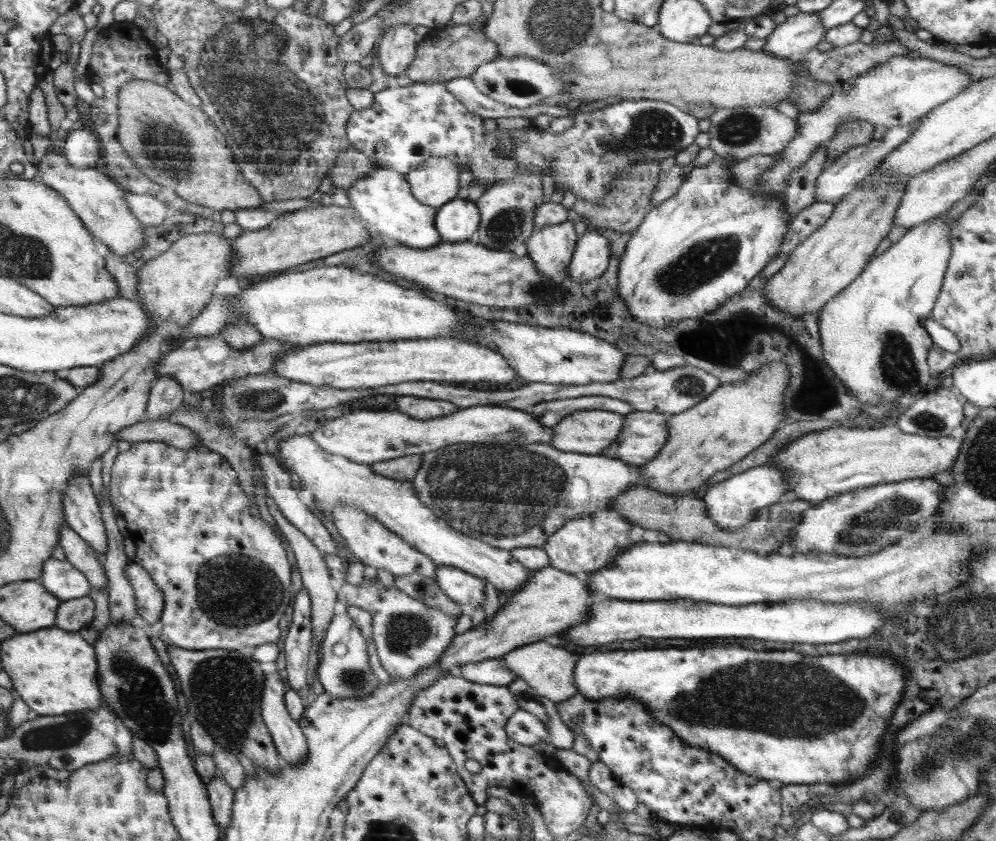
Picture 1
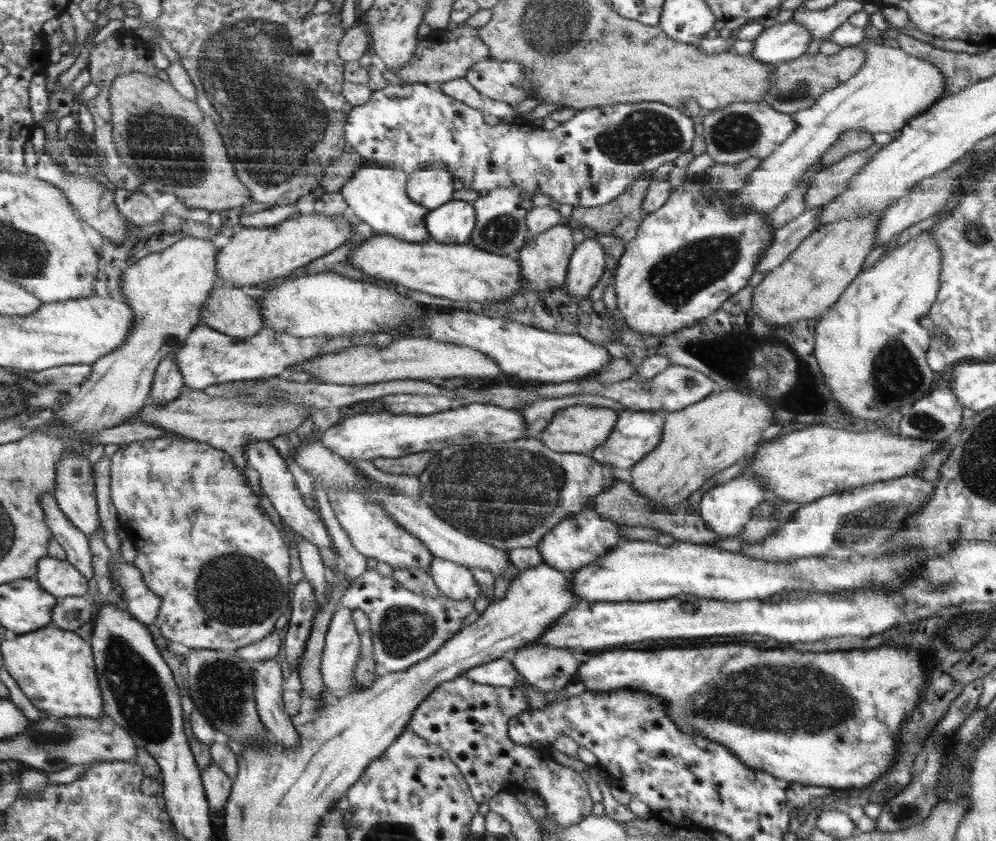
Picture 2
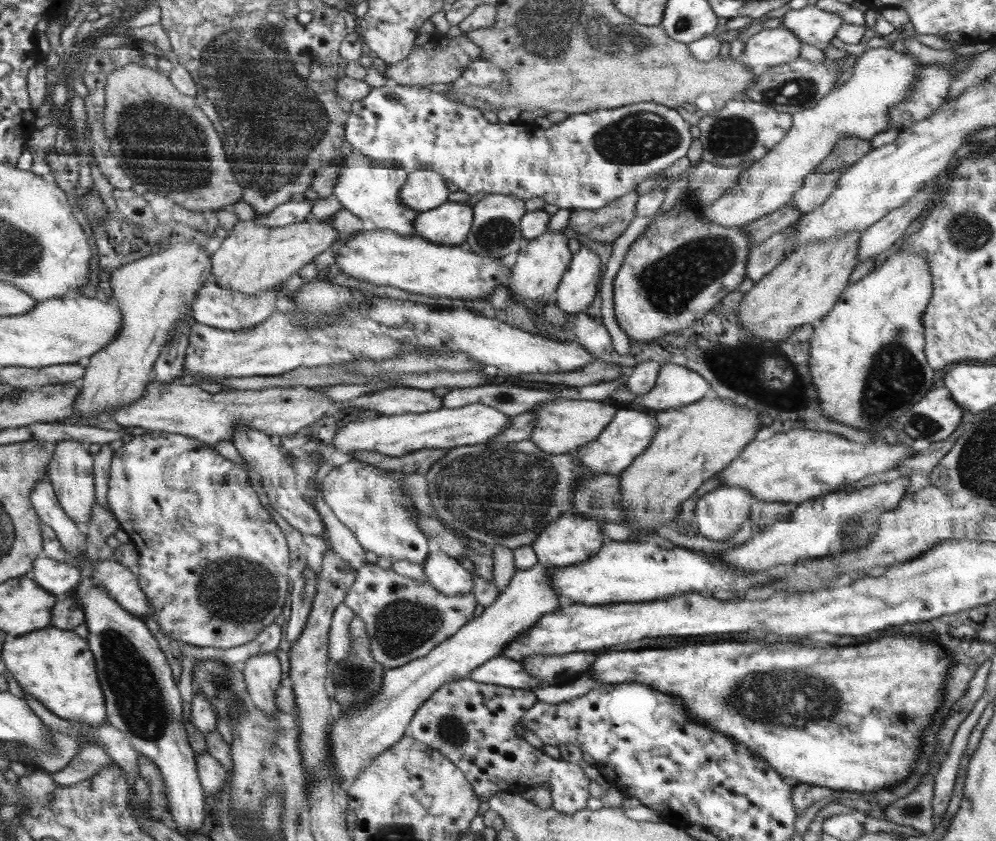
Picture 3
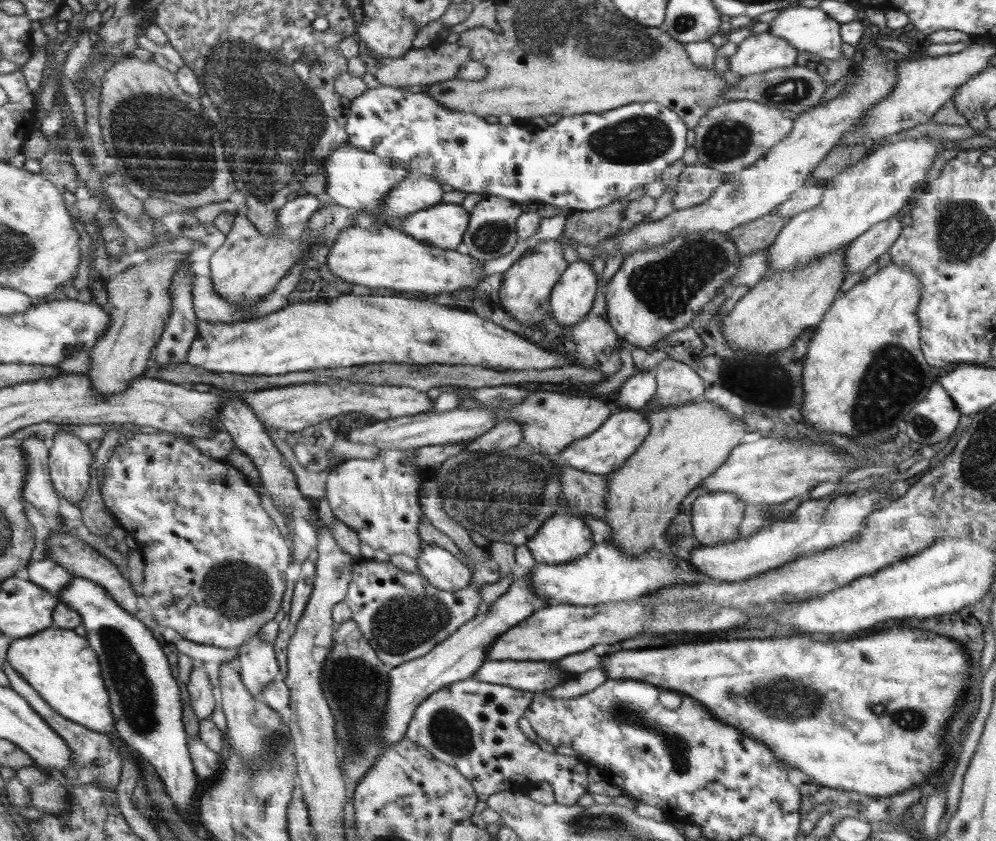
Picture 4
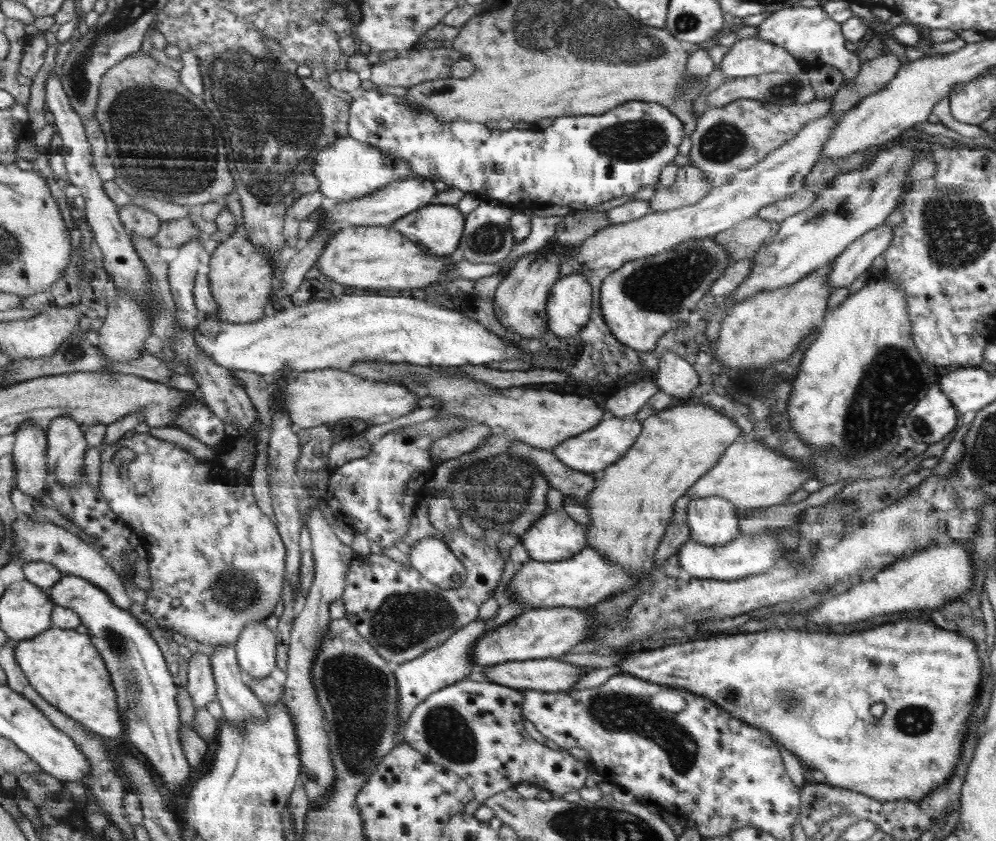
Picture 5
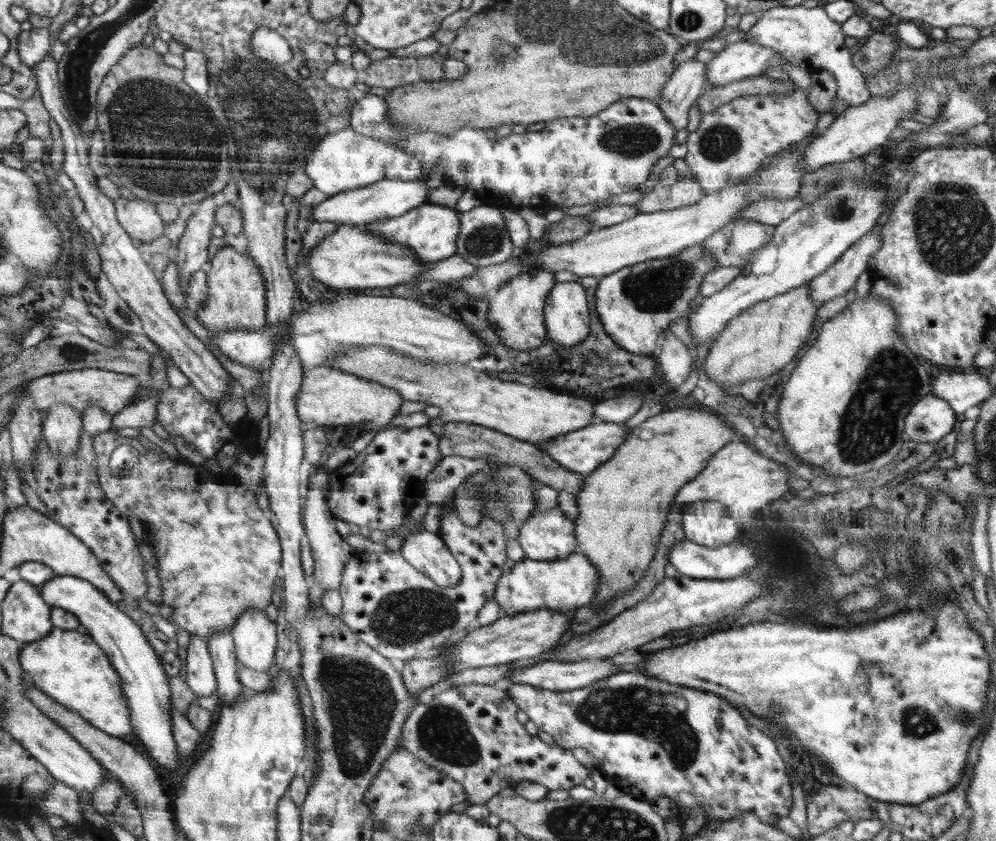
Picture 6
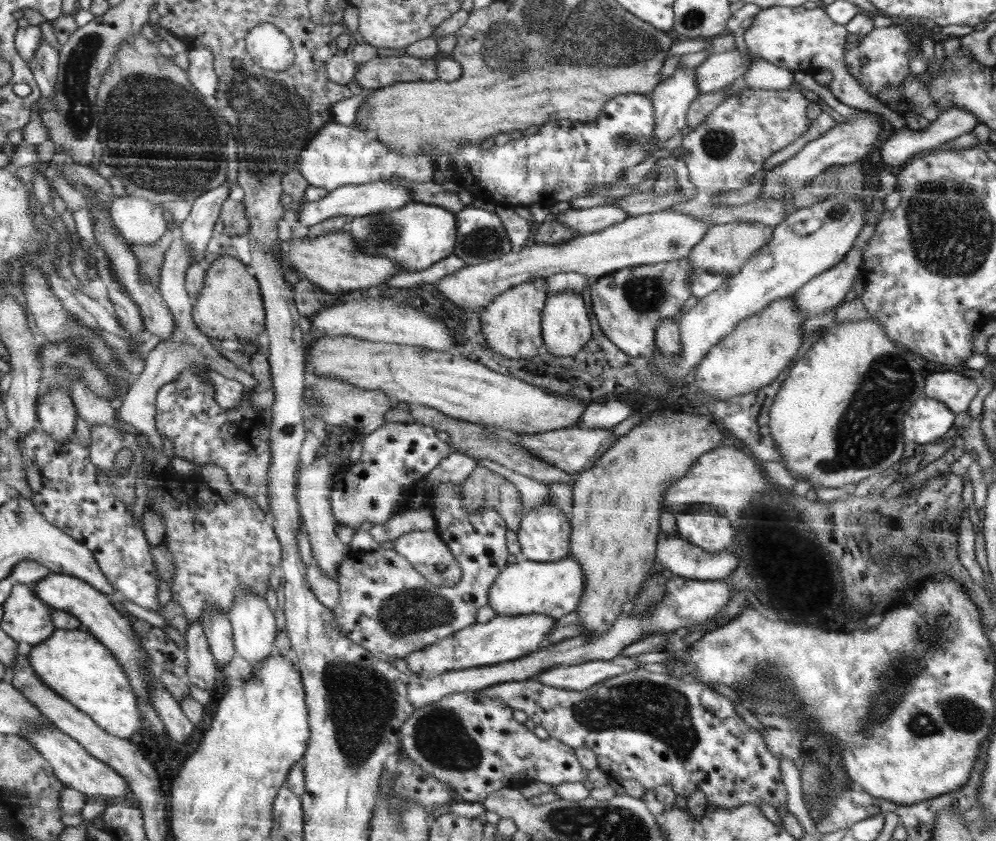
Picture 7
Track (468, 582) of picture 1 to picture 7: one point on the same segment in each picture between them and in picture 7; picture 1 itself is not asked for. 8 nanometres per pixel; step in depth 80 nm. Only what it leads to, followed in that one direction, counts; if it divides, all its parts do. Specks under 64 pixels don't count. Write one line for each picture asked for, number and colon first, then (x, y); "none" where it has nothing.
2: (453, 580)
3: (446, 574)
4: (441, 568)
5: (432, 557)
6: (427, 551)
7: (426, 550)

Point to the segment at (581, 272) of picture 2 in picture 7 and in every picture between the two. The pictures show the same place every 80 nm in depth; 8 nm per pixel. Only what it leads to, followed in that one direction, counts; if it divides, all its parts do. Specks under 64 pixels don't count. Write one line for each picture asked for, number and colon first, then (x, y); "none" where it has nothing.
3: (575, 293)
4: (571, 298)
5: (568, 310)
6: (566, 314)
7: (565, 327)

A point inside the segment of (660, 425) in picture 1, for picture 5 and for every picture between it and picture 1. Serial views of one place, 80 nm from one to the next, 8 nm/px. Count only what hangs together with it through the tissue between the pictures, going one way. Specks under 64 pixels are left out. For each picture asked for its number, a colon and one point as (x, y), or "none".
2: (637, 433)
3: (629, 435)
4: (607, 449)
5: (601, 447)

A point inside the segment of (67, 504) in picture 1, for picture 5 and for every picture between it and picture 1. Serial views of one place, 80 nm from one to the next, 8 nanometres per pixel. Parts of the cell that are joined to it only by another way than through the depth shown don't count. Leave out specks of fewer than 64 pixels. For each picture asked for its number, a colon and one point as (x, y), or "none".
2: (75, 493)
3: (71, 469)
4: (69, 459)
5: (66, 442)

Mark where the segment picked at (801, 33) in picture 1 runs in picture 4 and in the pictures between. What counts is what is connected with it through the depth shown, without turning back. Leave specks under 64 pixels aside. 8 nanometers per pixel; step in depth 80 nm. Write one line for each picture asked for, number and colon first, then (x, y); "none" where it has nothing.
2: (782, 42)
3: (767, 48)
4: (763, 52)

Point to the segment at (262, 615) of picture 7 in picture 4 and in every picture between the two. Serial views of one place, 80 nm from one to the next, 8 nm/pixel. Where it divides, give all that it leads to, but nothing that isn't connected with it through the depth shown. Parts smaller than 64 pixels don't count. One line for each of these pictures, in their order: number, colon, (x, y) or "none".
4: (258, 667)
5: (256, 650)
6: (255, 638)

